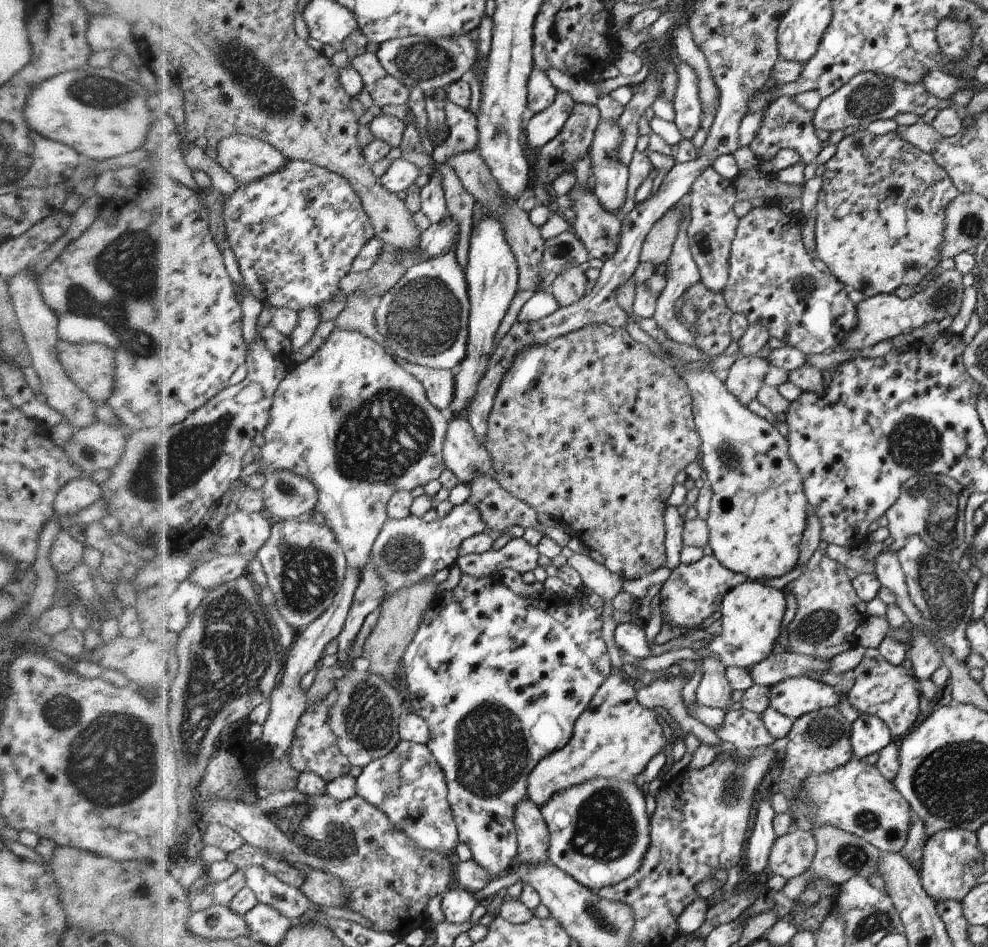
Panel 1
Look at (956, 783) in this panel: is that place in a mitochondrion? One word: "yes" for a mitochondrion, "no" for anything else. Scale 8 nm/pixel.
yes

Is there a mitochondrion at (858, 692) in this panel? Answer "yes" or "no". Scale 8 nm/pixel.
no

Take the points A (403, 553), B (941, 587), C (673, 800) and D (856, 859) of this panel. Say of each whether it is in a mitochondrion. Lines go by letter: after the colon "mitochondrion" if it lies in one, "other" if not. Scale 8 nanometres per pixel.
A: mitochondrion
B: mitochondrion
C: other
D: mitochondrion

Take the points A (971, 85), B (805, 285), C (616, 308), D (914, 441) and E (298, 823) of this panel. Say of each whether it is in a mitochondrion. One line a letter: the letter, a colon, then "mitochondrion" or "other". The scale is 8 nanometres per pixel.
A: other
B: mitochondrion
C: other
D: mitochondrion
E: mitochondrion

